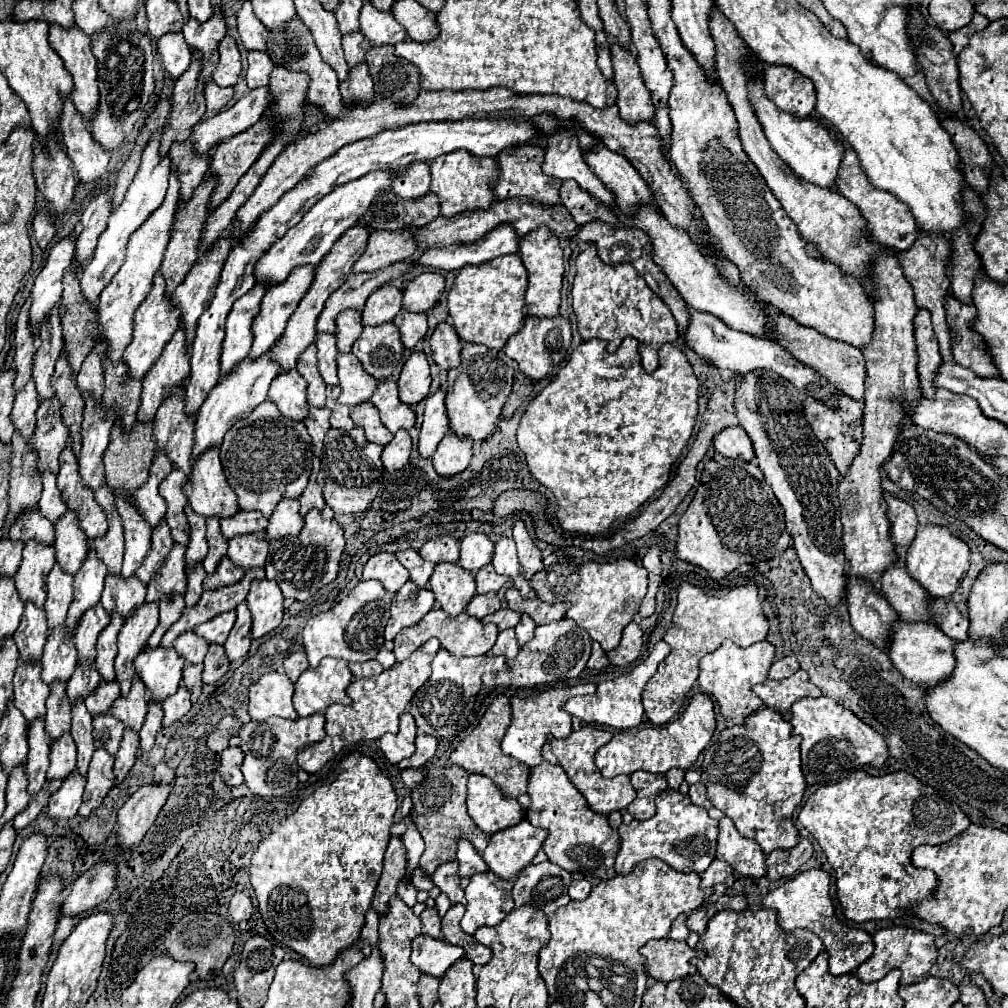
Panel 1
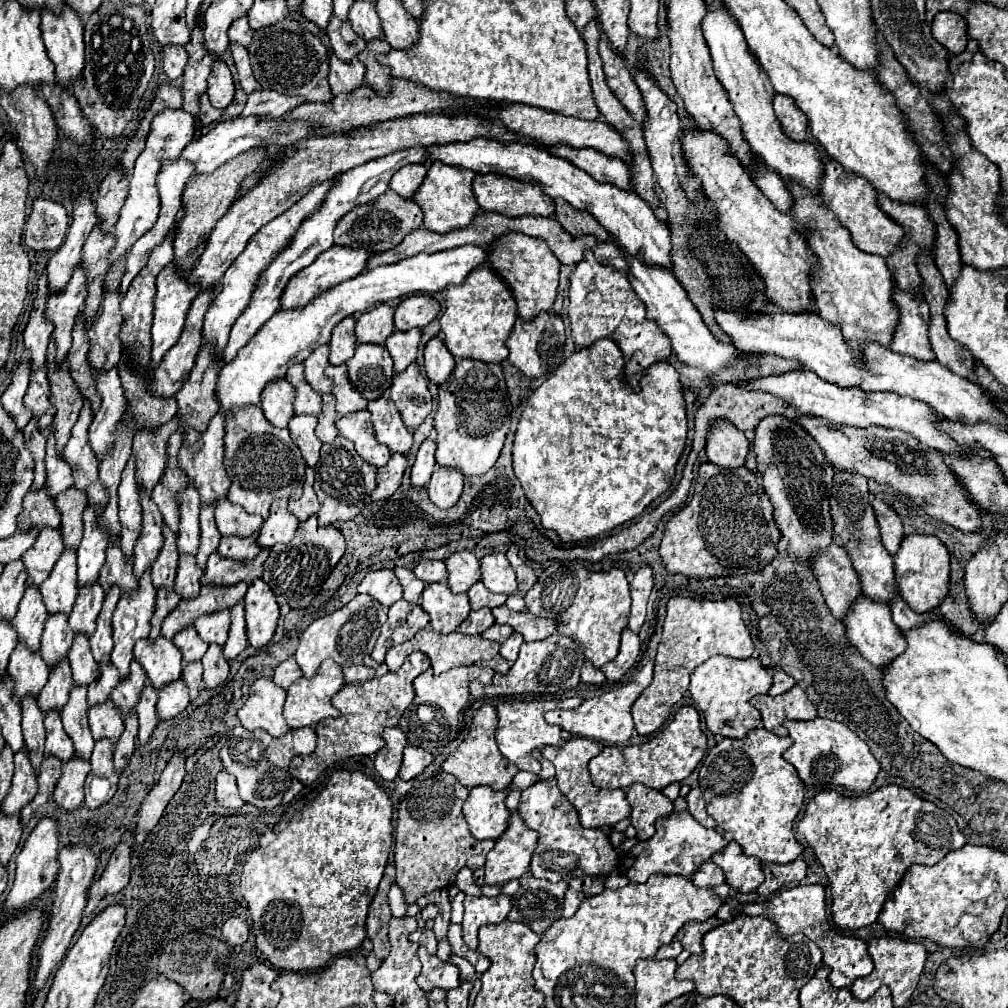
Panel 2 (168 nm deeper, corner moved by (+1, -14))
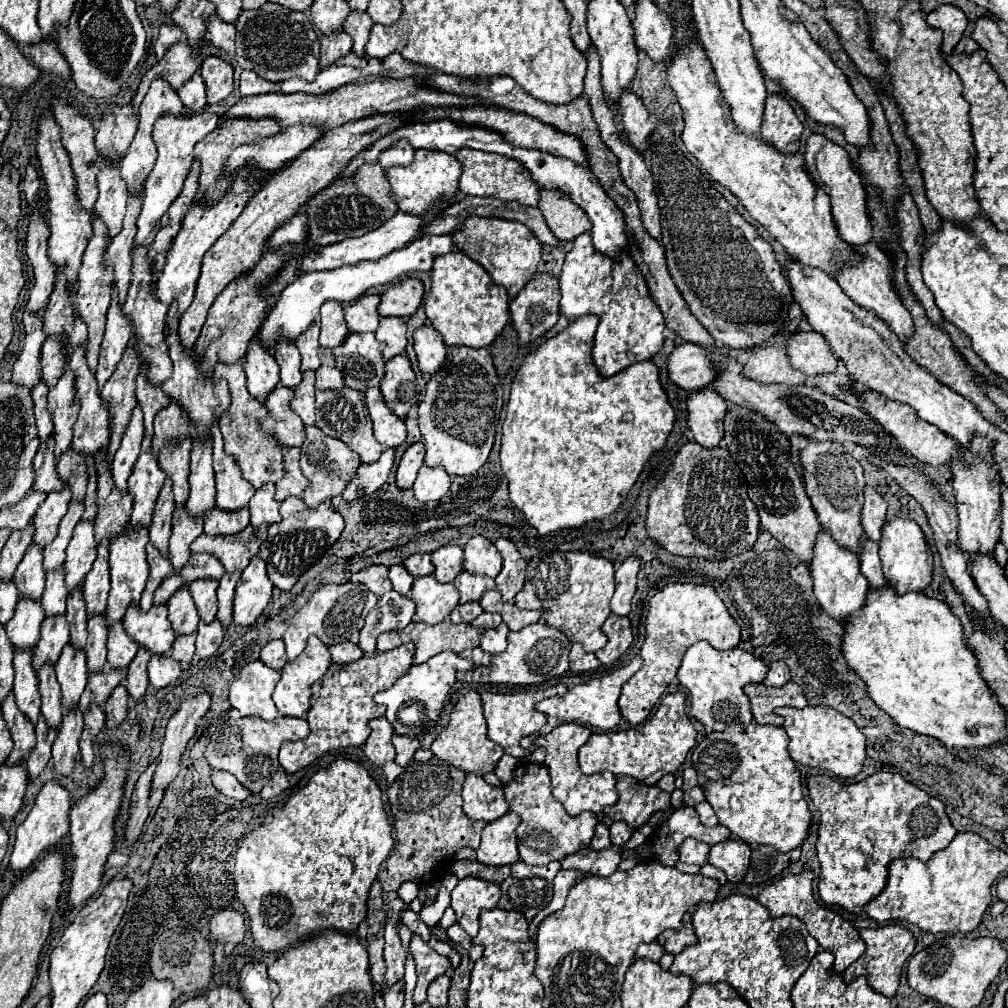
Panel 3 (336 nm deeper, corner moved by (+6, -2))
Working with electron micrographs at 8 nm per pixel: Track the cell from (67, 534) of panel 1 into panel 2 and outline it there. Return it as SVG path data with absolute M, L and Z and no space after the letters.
M74 486L56 496L56 506L60 508L60 514L62 514L62 536L68 548L76 548L80 544L82 512L86 502L88 502L88 496L84 494L84 490L78 490Z

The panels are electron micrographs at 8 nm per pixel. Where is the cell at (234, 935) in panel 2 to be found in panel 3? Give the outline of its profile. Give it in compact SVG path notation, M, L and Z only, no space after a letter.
M223 910L211 918L211 940L227 944L239 944L245 936L245 920L243 914L237 910Z

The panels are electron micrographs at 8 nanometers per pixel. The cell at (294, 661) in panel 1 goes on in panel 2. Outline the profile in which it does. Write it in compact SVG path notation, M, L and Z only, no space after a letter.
M288 658L288 660L284 660L284 662L280 662L280 664L276 666L272 680L274 680L280 688L288 690L290 684L296 682L296 678L300 678L300 676L302 676L302 674L300 674L300 668L296 666L296 660L294 660L294 658Z

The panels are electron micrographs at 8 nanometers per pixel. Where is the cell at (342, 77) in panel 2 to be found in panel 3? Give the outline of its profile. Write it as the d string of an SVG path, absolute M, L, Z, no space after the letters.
M337 34L337 36L323 36L321 38L321 56L319 56L319 66L327 68L331 62L337 62L337 58L343 58L351 52L353 40L349 34Z

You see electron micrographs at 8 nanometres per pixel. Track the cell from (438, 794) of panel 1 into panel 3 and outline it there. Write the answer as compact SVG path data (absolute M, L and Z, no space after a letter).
M431 758L429 762L415 762L415 760L409 762L403 774L387 788L395 828L395 846L393 854L387 860L389 876L383 882L383 892L399 890L399 886L407 880L419 886L431 884L451 870L453 854L457 848L467 846L477 850L481 830L485 828L486 823L469 820L467 814L463 814L461 808L463 780L465 774L461 770L457 770L449 762Z

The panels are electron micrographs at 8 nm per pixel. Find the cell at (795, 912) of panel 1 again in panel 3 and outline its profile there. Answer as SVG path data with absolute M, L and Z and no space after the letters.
M805 870L801 874L795 874L795 876L787 876L787 878L781 878L779 882L767 886L759 898L757 898L767 910L771 916L775 918L781 918L781 916L797 916L799 920L805 922L807 930L811 936L817 938L817 942L833 952L835 956L835 962L831 966L831 972L837 972L837 974L843 974L845 968L849 968L857 958L863 956L865 952L865 942L861 940L859 932L845 920L837 920L833 914L827 914L827 910L815 900L813 896L813 872L811 870Z

